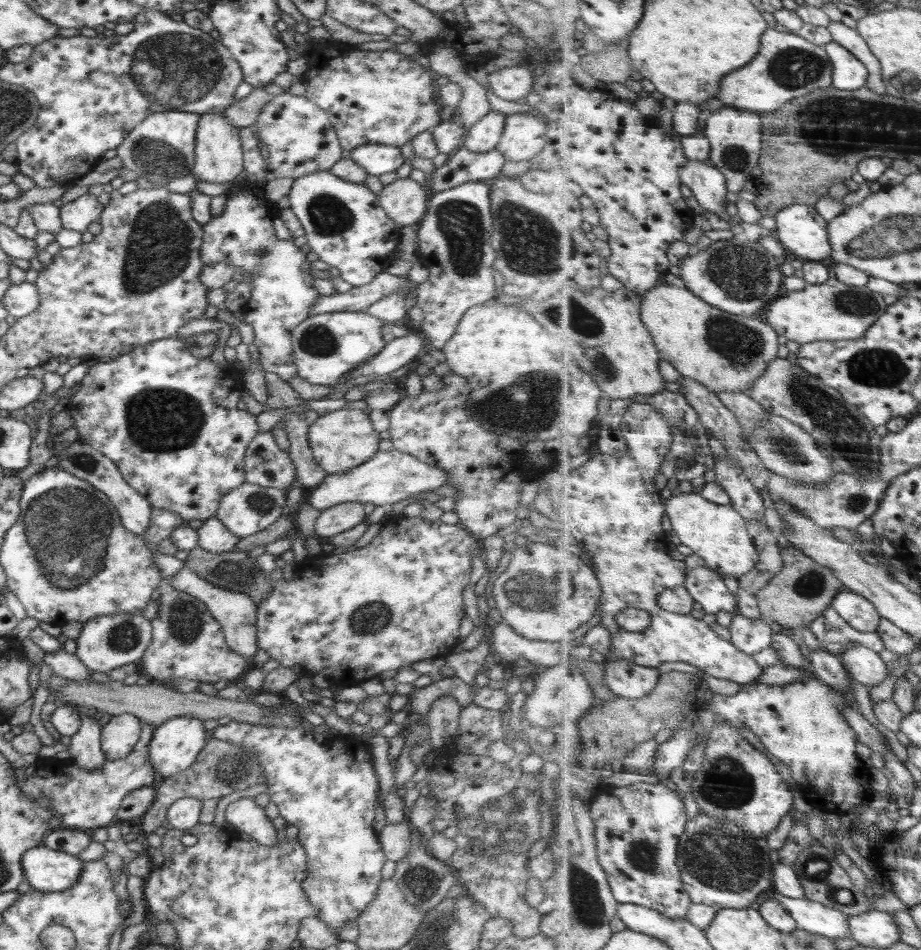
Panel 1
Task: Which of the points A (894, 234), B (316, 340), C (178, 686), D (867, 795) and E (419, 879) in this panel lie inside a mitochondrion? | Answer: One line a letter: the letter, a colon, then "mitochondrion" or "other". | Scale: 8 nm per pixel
A: mitochondrion
B: mitochondrion
C: other
D: other
E: mitochondrion

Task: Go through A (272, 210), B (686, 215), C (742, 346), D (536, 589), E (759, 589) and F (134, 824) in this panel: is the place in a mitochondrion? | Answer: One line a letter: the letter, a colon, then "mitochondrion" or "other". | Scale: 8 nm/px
A: other
B: other
C: mitochondrion
D: mitochondrion
E: other
F: other

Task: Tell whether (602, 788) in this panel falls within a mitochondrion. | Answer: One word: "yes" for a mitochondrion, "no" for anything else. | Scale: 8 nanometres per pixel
no

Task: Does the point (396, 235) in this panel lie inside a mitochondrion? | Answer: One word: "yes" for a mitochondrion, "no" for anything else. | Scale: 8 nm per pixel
no

